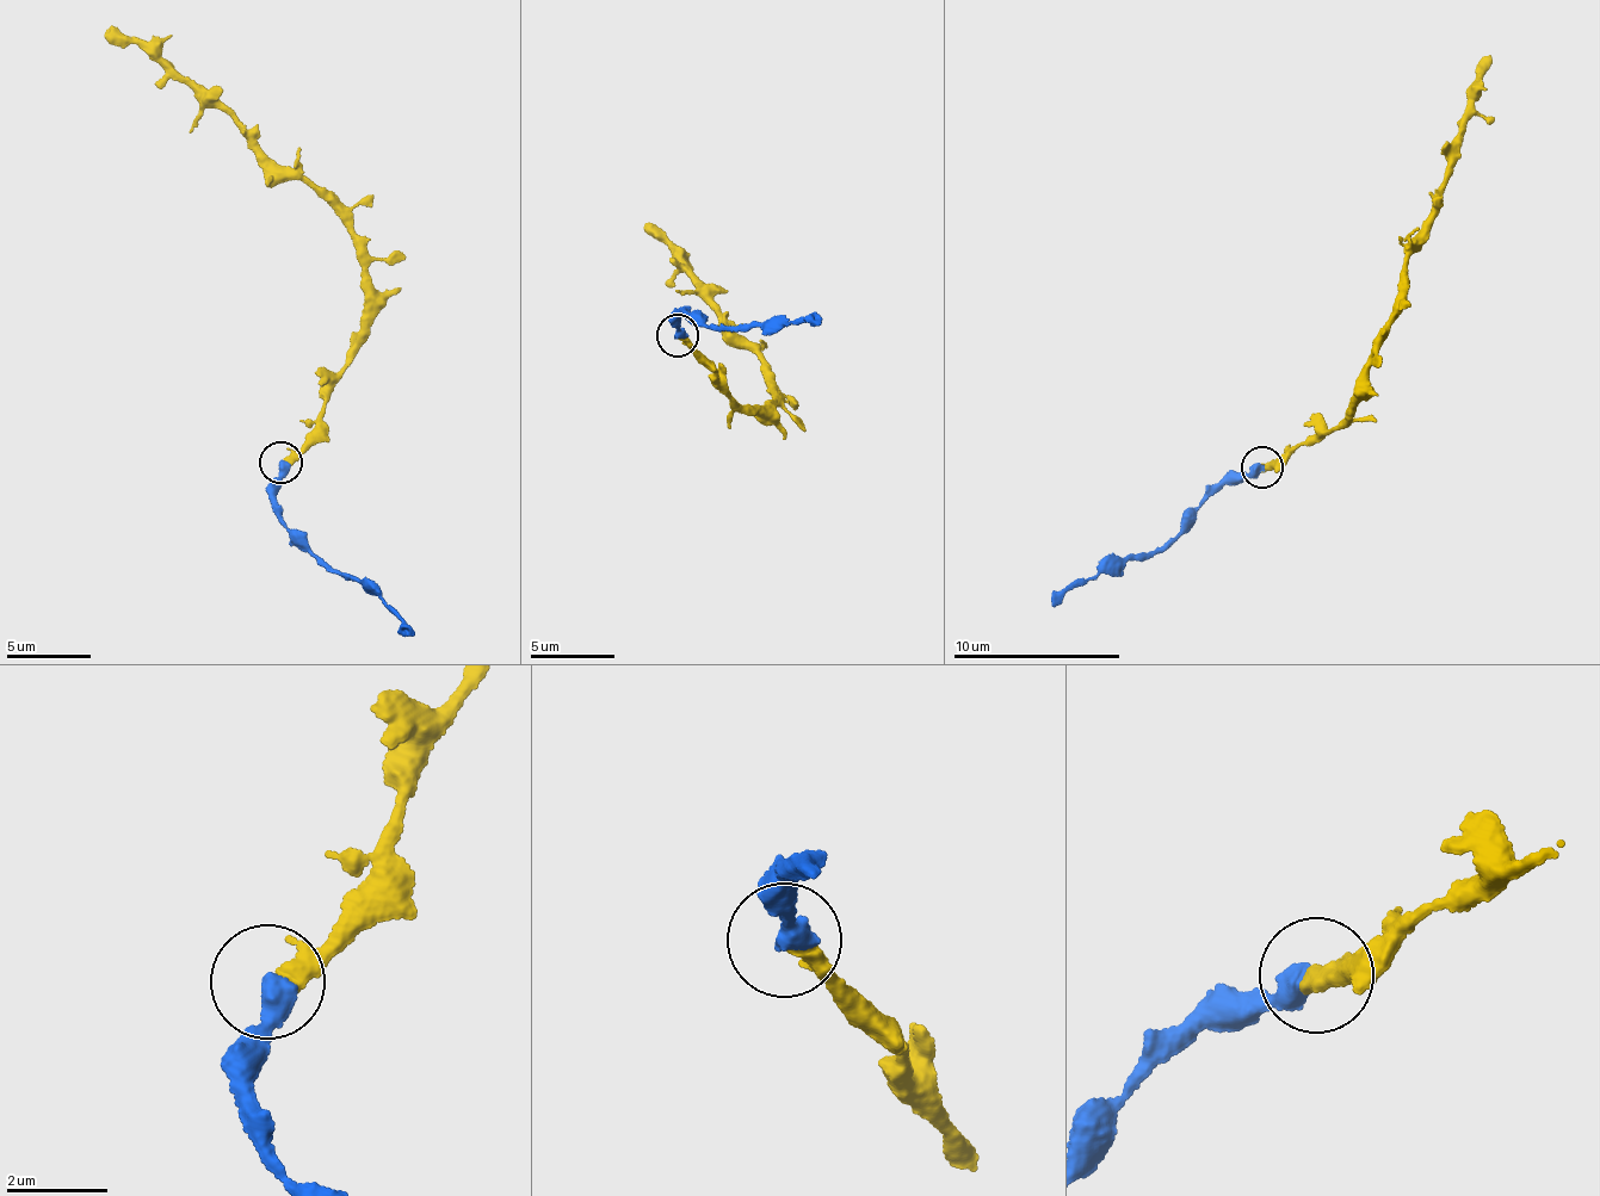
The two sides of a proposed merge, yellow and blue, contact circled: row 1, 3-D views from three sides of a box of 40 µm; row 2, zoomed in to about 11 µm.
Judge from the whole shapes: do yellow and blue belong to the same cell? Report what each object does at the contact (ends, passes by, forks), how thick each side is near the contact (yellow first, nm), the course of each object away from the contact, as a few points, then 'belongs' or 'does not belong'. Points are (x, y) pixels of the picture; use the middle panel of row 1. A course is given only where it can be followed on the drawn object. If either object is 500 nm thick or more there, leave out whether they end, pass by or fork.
yellow ends there; blue ends there; 400 nm thick on the yellow side, 480 nm on the other; yellow runs (680, 336), (743, 404), (778, 396), (755, 353), (729, 344), (714, 307), (698, 296), (666, 239), (646, 224); blue runs (677, 335), (680, 316), (715, 328), (779, 330), (820, 323); belongs

